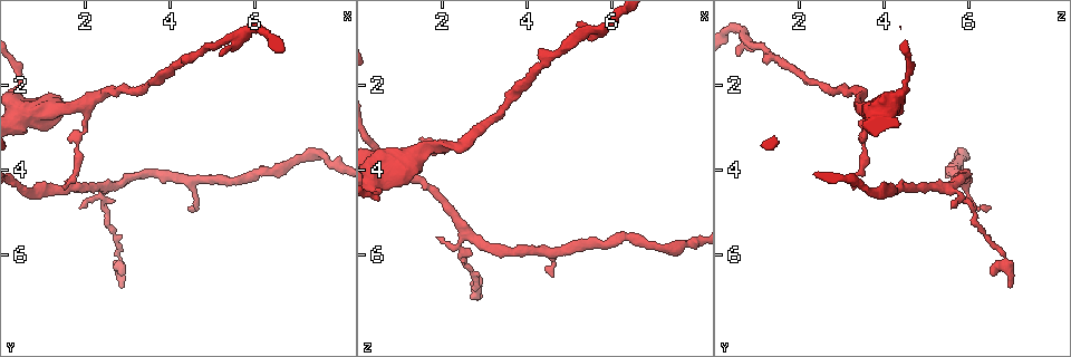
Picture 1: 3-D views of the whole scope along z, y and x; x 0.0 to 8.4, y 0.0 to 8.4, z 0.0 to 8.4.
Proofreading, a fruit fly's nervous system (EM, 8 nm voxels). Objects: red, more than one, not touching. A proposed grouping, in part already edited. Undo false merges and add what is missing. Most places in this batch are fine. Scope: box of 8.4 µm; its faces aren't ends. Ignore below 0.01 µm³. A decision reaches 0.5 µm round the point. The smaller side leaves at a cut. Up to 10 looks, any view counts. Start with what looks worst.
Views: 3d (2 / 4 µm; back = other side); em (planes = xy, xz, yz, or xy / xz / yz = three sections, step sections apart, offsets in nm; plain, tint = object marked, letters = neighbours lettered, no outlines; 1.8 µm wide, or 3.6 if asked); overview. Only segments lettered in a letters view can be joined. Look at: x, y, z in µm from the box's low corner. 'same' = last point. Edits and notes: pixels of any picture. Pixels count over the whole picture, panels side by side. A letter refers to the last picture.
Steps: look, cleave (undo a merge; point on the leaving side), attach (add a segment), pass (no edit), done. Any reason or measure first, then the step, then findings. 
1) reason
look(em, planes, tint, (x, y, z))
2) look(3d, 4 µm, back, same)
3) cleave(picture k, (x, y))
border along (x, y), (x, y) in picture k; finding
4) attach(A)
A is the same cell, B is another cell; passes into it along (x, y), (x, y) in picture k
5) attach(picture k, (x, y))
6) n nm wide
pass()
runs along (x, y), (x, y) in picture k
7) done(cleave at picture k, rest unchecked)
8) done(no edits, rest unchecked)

narrows sharply
look(em, planes, tint, (1.75, 3.50, 3.50))

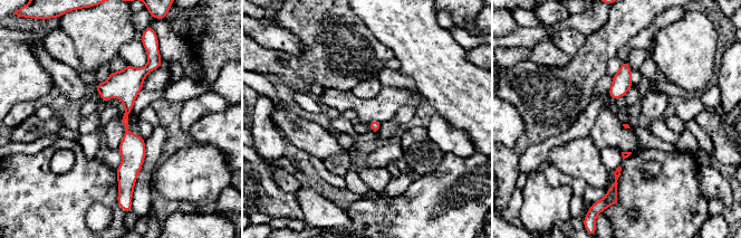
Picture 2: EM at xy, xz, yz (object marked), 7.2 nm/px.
see the neighbours
look(em, planes, letters, same)

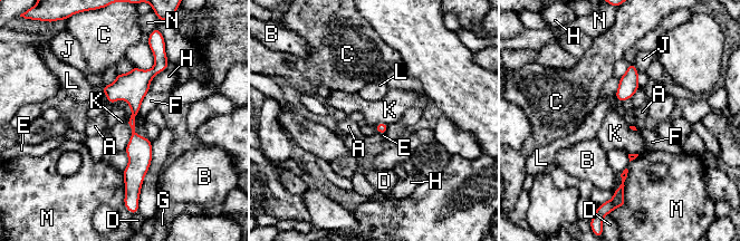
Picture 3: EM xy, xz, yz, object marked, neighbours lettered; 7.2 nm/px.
pass()
A, B, C, D, E, F, G, H, J, K, L, M and N are other cells; runs along (159, 66), (134, 90), (127, 190) in picture 3; one cell here

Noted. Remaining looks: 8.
an open end
look(em, xz, step 8, tint, (4.60, 4.85, 6.50))

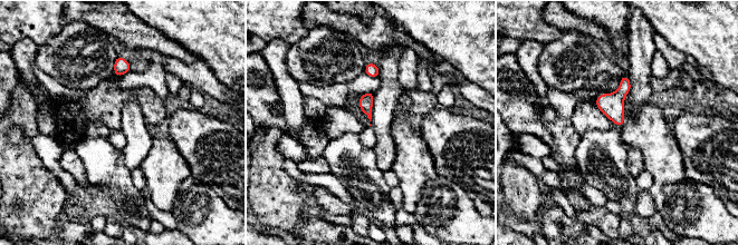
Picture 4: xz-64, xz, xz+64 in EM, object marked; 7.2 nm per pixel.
look(em, planes, tint, same)

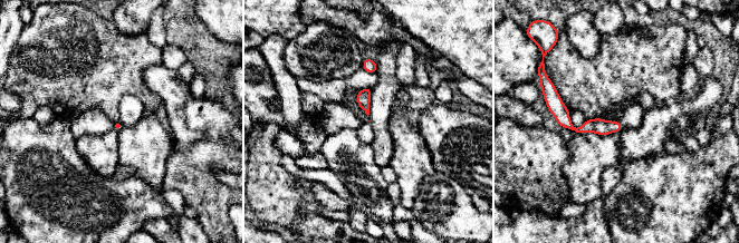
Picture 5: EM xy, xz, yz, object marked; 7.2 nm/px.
what lies round it
look(em, planes, letters, same)

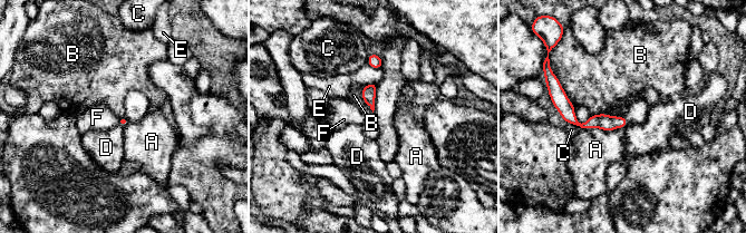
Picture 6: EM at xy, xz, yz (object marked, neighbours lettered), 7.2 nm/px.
pass()
A, B, C, D, E and F are other cells; border along (364, 86), (361, 98), (372, 116) in picture 6; no lettered segment goes on from it

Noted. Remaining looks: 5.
end of a long branch
look(3d, 4 µm, (2.95, 6.75, 6.95))

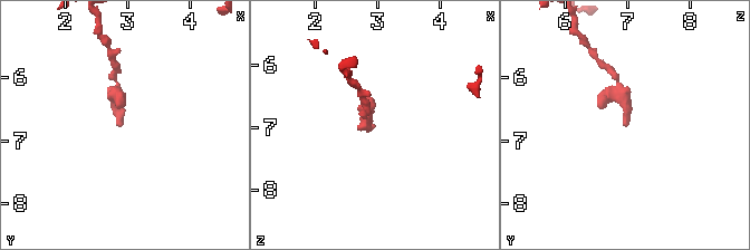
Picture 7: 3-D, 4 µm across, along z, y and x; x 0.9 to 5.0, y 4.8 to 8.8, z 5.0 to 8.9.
look(em, planes, letters, (2.90, 6.70, 6.95))

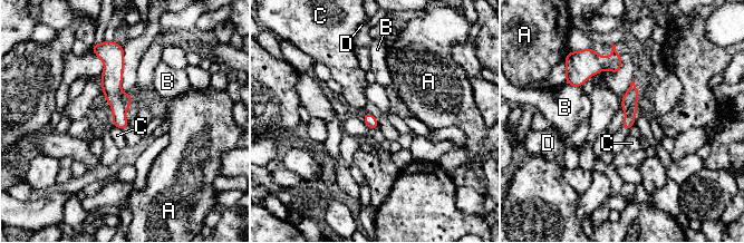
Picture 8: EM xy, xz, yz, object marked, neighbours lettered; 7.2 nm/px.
90 nm wide
pass()
A, B, C and D are other cells; runs along (119, 51), (114, 96), (123, 126) in picture 8; no lettered segment goes on from it

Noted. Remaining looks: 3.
look(em, xz, step 8, tint, (1.90, 4.90, 5.65))

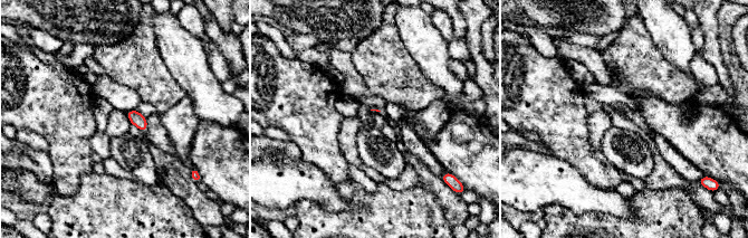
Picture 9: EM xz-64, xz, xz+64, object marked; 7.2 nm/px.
cut it another way
look(em, planes, tint, same)

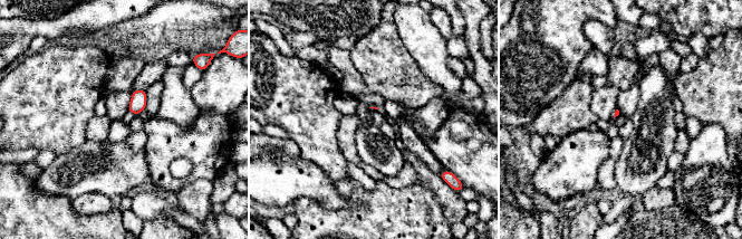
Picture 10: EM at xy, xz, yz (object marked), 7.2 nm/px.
see the neighbours
look(em, planes, letters, same)

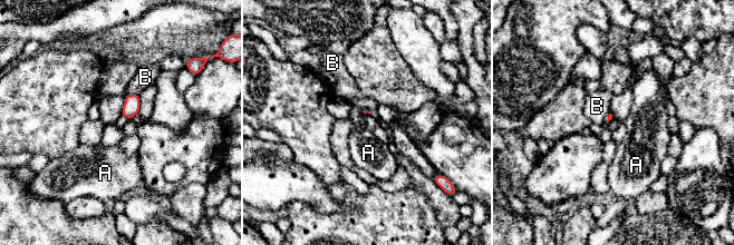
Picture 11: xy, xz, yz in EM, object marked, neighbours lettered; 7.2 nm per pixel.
pass()
A and B are other cells; border along (138, 95), (128, 94), (125, 97) in picture 11; no lettered segment goes on from it

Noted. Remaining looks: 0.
done(no edits, rest unchecked)

